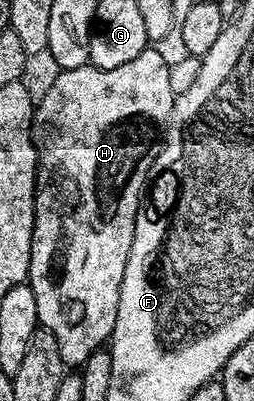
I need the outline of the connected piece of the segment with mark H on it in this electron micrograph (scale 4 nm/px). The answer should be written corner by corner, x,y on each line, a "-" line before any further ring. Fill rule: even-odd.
146,47
139,55
135,55
135,59
123,63
123,67
100,69
88,64
74,69
62,69
56,74
58,77
46,87
45,94
36,102
37,188
33,191
33,238
27,284
31,287
31,291
35,291
35,307
40,328
55,337
65,367
84,365
85,360
95,350
102,348
112,338
119,311
119,291
123,287
123,271
127,271
127,259
131,255
131,243
135,235
137,208
141,206
149,172
159,155
165,134
169,131
169,120
173,114
175,95
171,91
169,67
167,63
163,63
163,55
159,55
156,47

